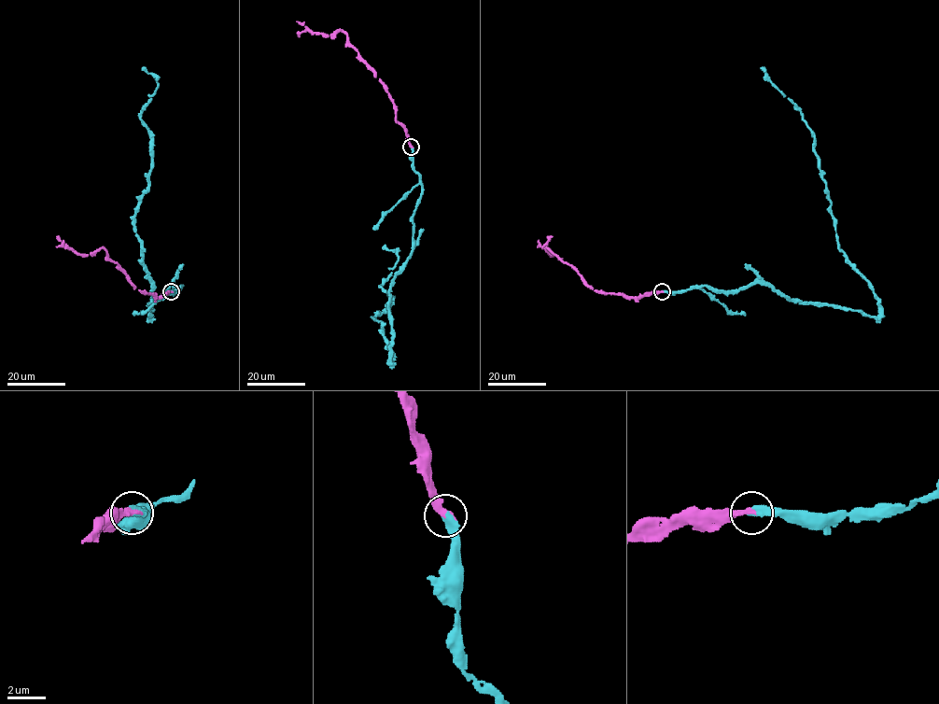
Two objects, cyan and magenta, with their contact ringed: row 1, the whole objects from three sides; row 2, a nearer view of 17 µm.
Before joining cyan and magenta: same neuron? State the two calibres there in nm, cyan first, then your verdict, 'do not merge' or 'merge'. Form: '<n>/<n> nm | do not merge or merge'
400/320 nm | merge

